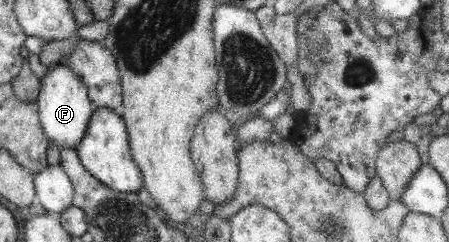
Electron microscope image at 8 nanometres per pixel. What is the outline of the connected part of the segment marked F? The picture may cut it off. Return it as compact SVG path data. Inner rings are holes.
M63 64L49 66L40 80L40 91L35 104L38 107L38 118L45 136L59 148L73 148L83 137L91 113L96 108L87 97L87 91L71 69Z

